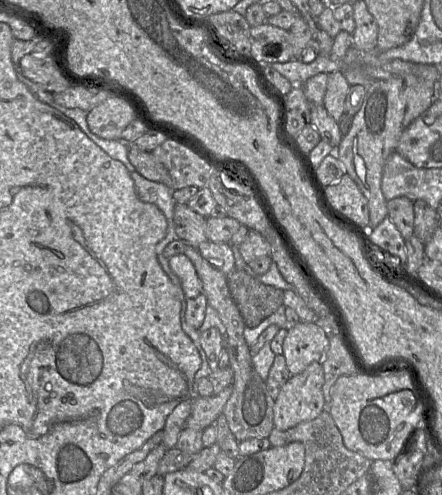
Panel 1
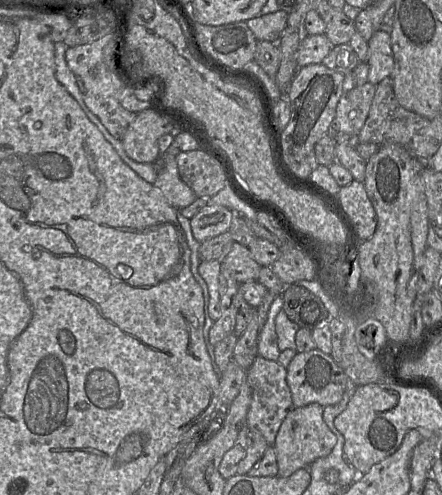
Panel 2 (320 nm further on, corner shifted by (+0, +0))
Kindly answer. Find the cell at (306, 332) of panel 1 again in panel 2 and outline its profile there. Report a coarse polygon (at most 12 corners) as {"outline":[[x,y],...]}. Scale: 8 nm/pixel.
{"outline":[[298,352],[287,368],[295,407],[335,405],[351,380],[331,355]]}

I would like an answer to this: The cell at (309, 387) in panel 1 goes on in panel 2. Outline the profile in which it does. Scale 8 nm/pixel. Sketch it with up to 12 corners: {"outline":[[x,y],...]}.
{"outline":[[311,403],[287,414],[274,444],[279,476],[331,453],[337,437]]}

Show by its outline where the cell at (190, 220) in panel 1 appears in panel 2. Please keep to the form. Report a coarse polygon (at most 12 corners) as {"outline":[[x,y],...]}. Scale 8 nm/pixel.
{"outline":[[238,242],[221,261],[239,284],[258,281],[261,267]]}

